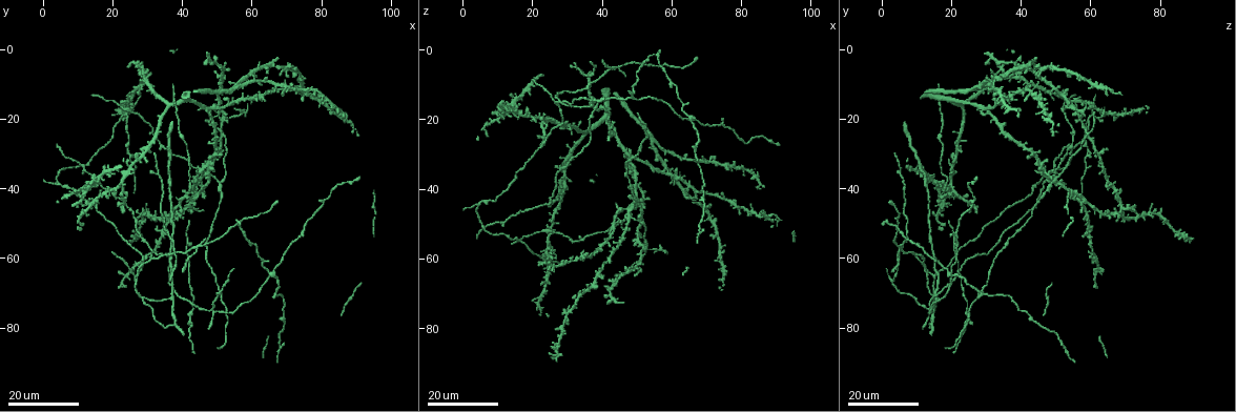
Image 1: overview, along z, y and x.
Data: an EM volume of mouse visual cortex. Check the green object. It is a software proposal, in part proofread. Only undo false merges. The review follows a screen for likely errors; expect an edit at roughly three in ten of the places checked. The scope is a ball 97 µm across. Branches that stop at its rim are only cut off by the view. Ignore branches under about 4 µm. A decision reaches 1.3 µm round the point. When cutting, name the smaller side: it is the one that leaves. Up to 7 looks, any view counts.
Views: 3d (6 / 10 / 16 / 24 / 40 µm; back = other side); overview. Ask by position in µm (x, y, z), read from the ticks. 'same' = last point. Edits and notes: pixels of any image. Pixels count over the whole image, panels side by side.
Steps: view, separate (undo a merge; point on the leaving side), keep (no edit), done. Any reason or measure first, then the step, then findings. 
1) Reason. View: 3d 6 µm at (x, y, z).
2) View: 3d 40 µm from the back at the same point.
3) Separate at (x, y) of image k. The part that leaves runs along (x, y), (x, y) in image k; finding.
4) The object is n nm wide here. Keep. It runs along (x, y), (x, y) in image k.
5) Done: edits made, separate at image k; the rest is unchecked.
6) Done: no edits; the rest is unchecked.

Four-way junction. View: 3d 24 µm at (44.0, 57.0, 5.5).

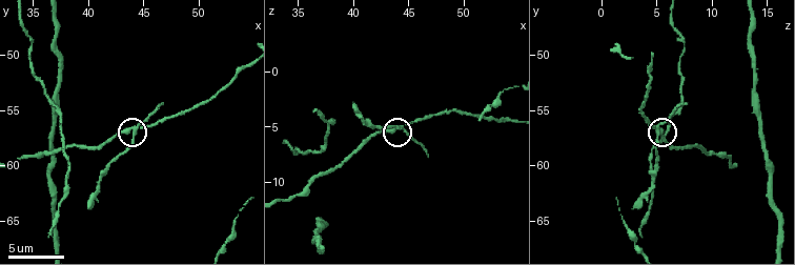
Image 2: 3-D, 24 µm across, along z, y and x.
View: 3d 6 µm at (44.2, 57.4, 5.0).

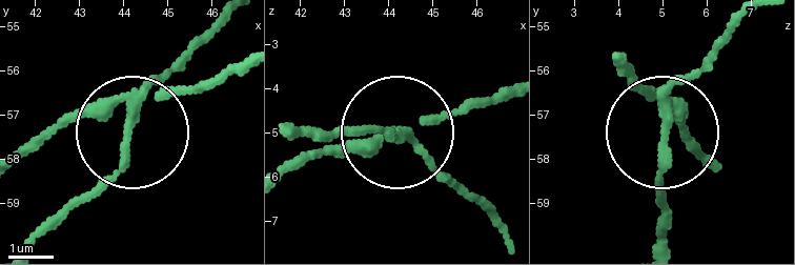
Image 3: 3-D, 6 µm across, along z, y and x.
Separate at (127, 166) of image 3. The part that leaves runs along (130, 99), (119, 163), (33, 243) in image 3; two cells meet here.

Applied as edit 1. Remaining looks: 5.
View: overview.

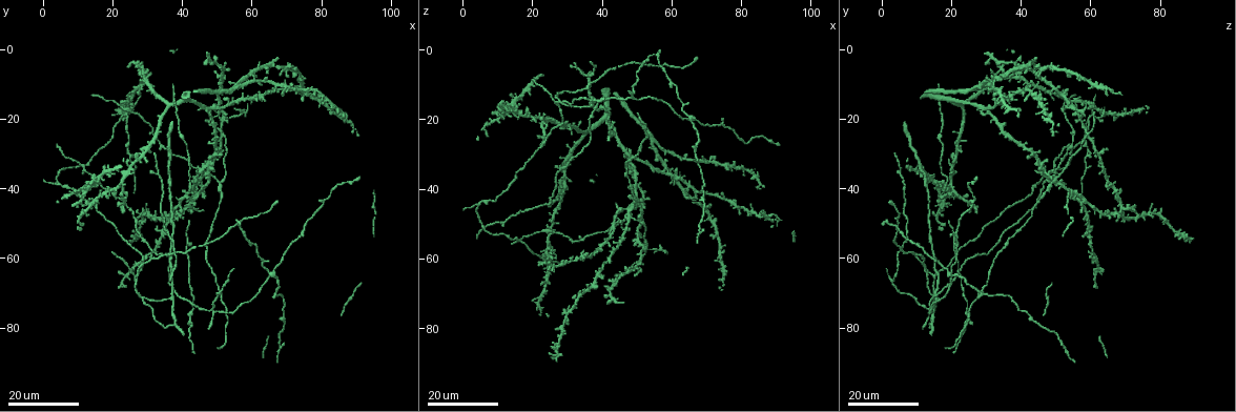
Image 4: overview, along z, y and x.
Three arms meet. View: 3d 24 µm at (48.5, 75.0, 13.5).

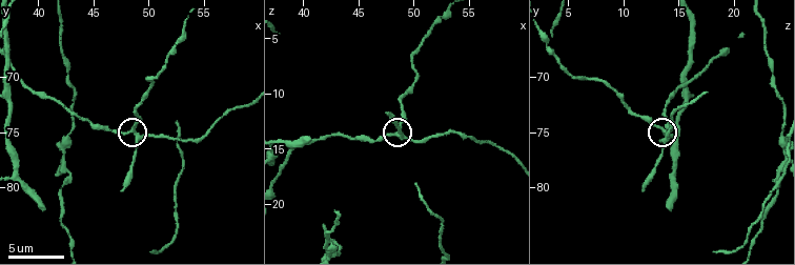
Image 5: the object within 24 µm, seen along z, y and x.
View: 3d 6 µm at (48.6, 74.8, 13.4).

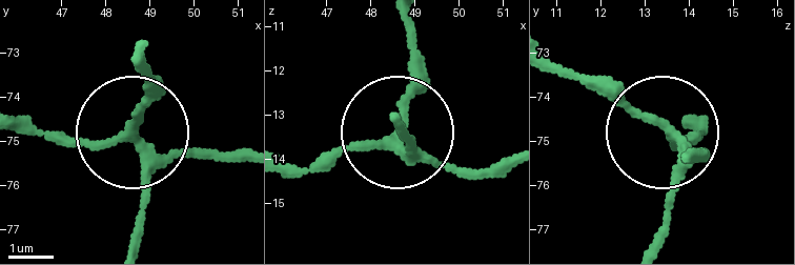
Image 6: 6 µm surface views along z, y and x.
The side arm is 21 µm long. Keep. It runs along (241, 164), (140, 141), (140, 51) in image 6; continuous, no second cell.

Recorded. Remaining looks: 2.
Calibre changes. View: 3d 16 µm at (26.5, 65.5, 13.0).

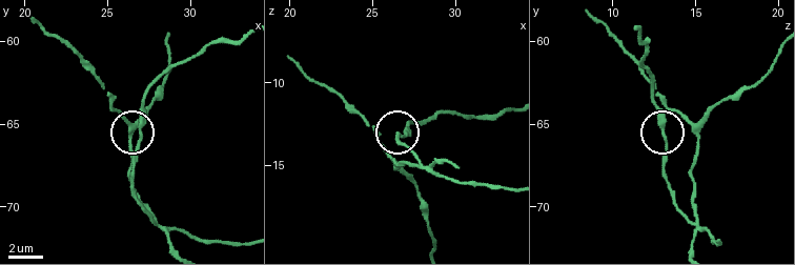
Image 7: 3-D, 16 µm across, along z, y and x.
View: 3d 6 µm at (27.0, 65.5, 13.0).

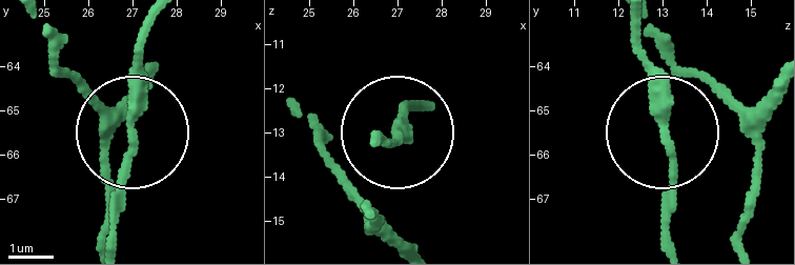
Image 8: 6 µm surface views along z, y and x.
The object is 250 nm wide here. Keep. It runs along (672, 247), (665, 202), (676, 167), (641, 24) in image 8; continuous, no second cell.

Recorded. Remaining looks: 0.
Done: edits made, separate at image 3; the rest is unchecked.

